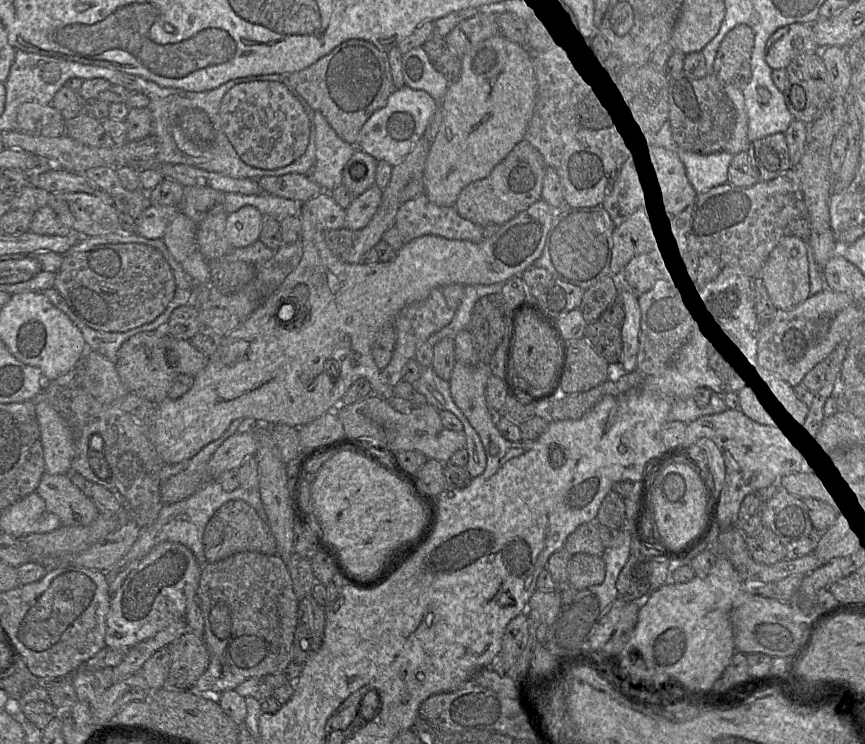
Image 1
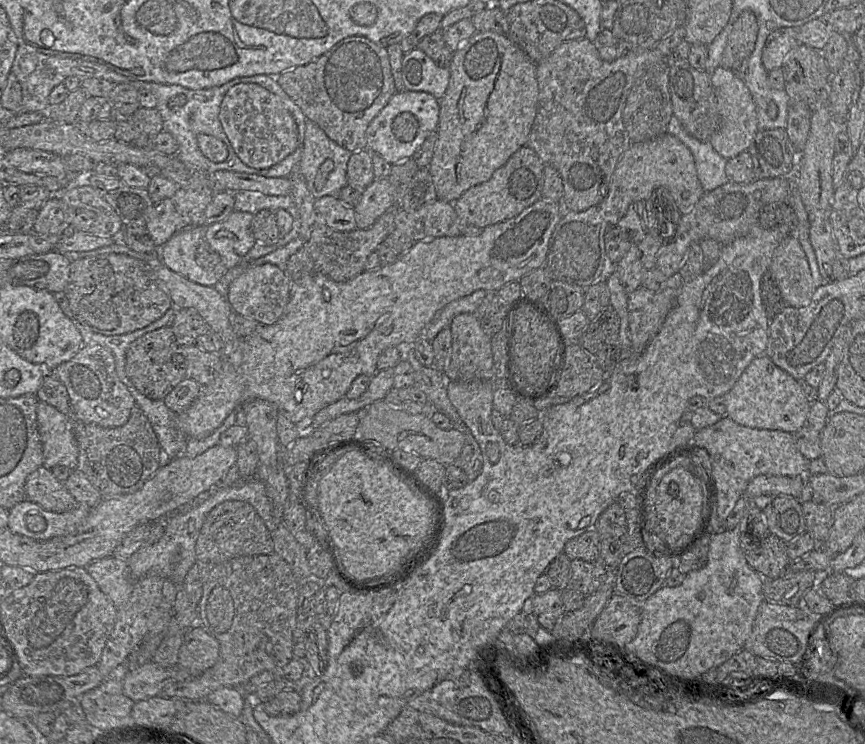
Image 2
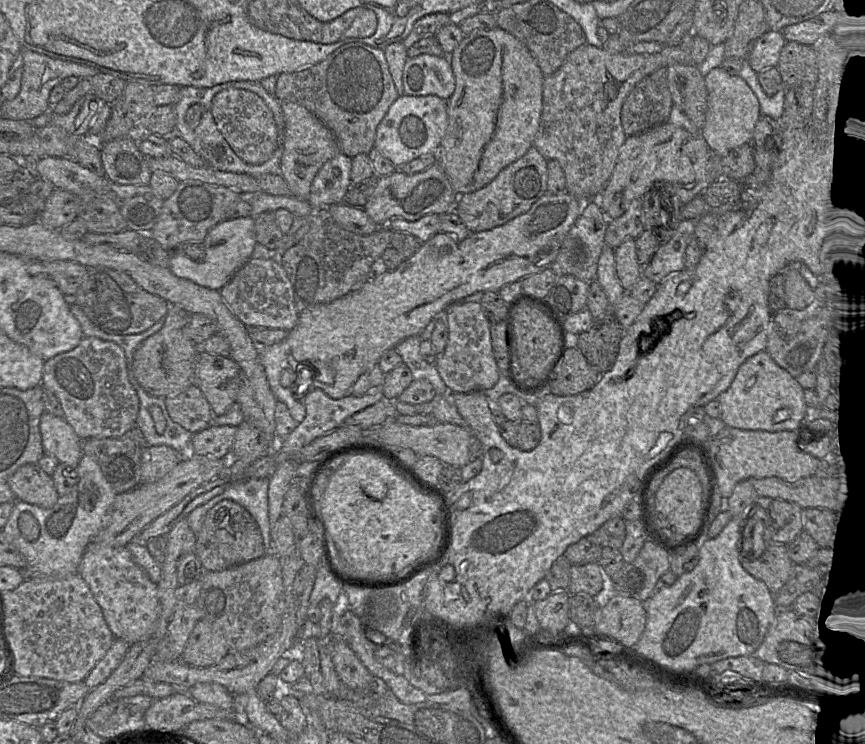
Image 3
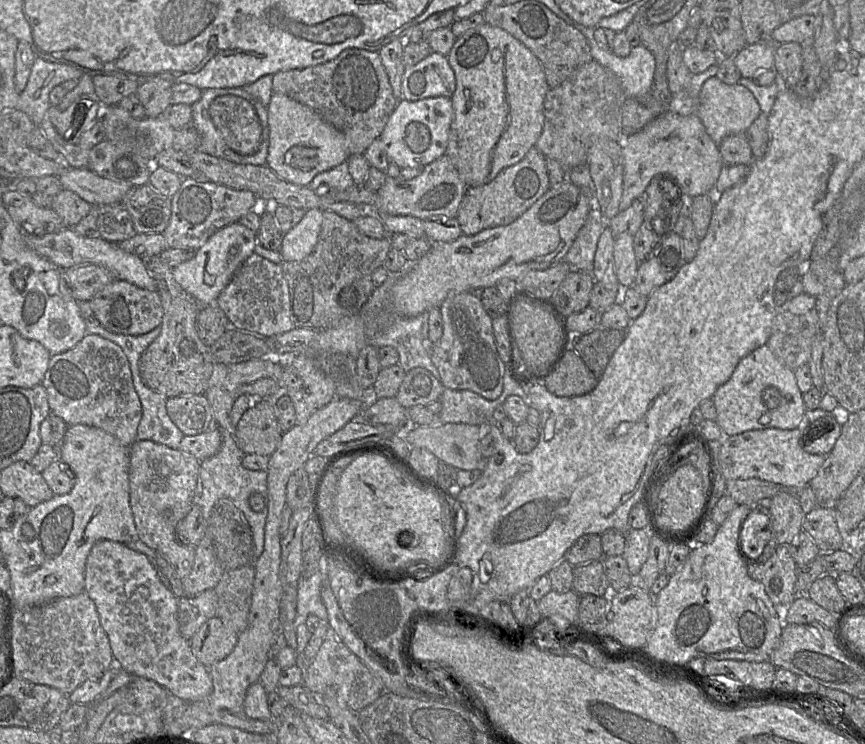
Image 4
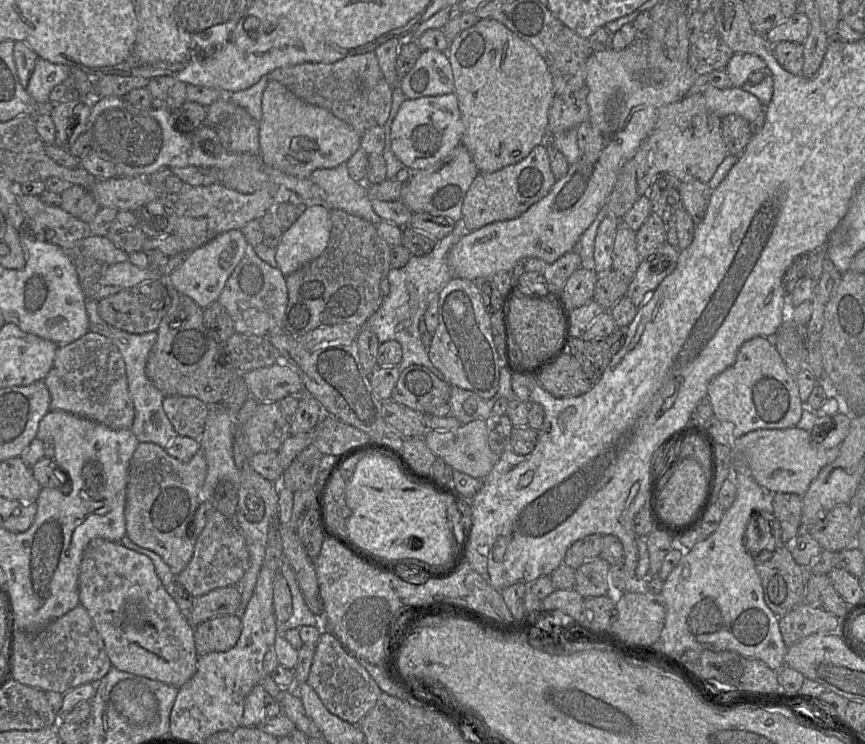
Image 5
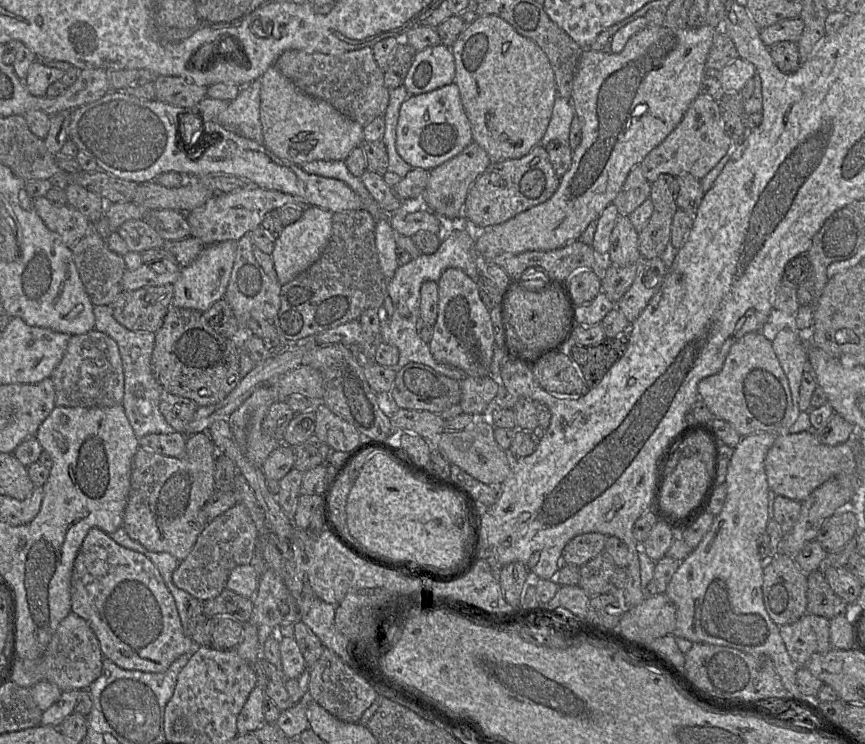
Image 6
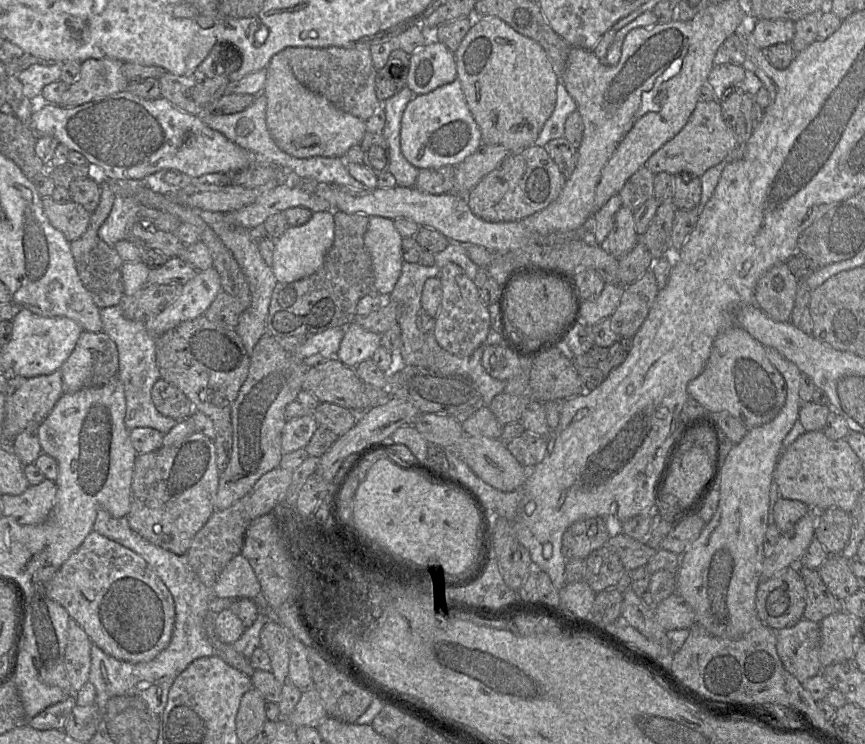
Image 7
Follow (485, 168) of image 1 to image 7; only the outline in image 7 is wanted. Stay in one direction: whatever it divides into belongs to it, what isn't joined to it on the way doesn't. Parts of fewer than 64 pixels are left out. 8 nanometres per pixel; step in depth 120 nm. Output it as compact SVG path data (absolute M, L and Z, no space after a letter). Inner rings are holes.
M475 17L473 25L454 52L454 57L457 79L480 129L482 143L503 146L510 153L535 145L539 133L555 108L559 81L543 47L535 40L516 32L499 17Z

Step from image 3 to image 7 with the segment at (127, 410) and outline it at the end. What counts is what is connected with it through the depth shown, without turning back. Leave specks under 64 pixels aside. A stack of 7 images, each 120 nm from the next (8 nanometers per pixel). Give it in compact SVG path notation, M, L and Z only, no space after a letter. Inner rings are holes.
M83 331L71 355L60 368L63 394L72 394L84 388L103 386L118 374L118 370L118 350L114 341L103 331Z

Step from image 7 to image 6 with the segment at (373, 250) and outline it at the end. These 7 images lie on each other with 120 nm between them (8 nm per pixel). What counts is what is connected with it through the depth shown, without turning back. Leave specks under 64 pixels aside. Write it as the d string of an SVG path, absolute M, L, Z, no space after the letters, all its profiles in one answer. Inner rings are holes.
M389 218L376 219L375 244L378 253L380 270L390 280L397 267L395 231Z

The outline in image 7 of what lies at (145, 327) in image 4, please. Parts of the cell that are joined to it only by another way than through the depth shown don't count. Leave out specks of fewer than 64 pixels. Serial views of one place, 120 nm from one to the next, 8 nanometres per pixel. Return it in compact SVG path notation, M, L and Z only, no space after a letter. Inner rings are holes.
M145 285L133 295L123 295L120 303L116 306L121 308L125 318L132 321L145 323L148 319L158 315L168 307L180 294L183 285Z

